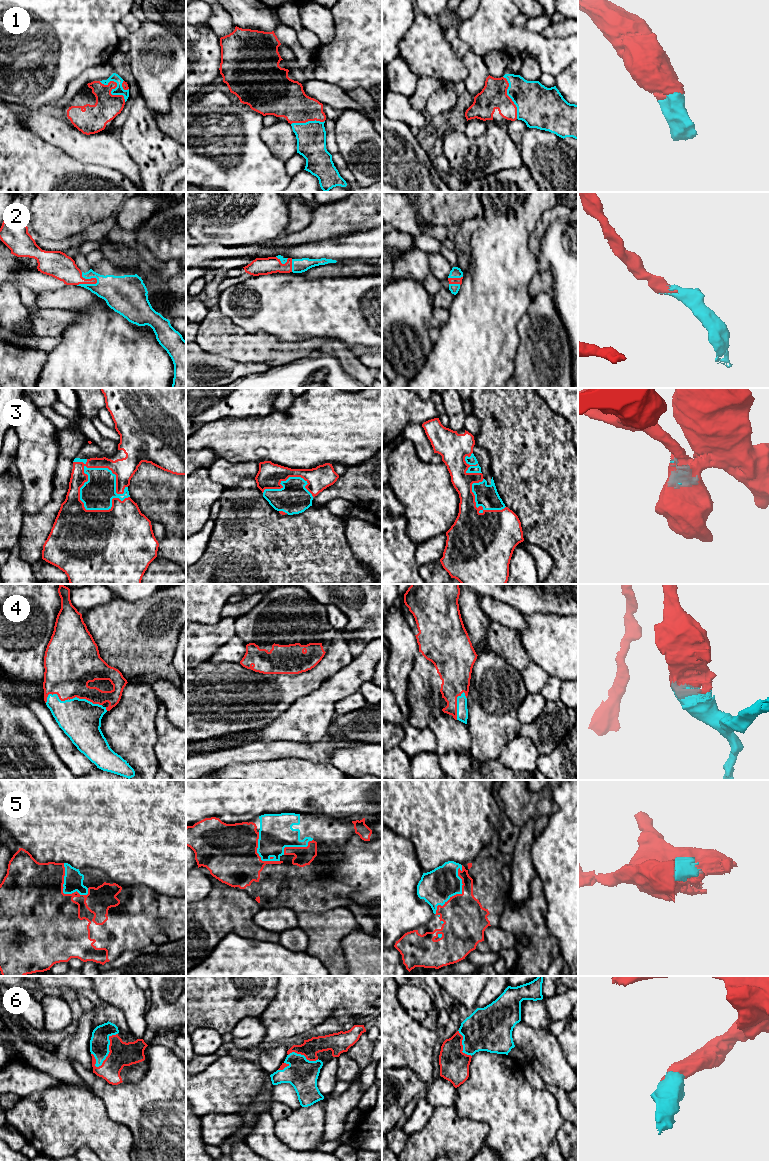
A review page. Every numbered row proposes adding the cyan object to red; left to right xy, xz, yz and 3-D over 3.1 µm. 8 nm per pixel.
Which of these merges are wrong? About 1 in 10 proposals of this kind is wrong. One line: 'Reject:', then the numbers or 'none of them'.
Reject: none of them

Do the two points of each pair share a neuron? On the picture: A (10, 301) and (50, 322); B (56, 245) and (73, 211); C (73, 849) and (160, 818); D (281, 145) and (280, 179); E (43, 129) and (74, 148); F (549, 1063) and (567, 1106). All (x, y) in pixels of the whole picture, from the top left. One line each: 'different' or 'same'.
A: different
B: different
C: same
D: different
E: same
F: different

